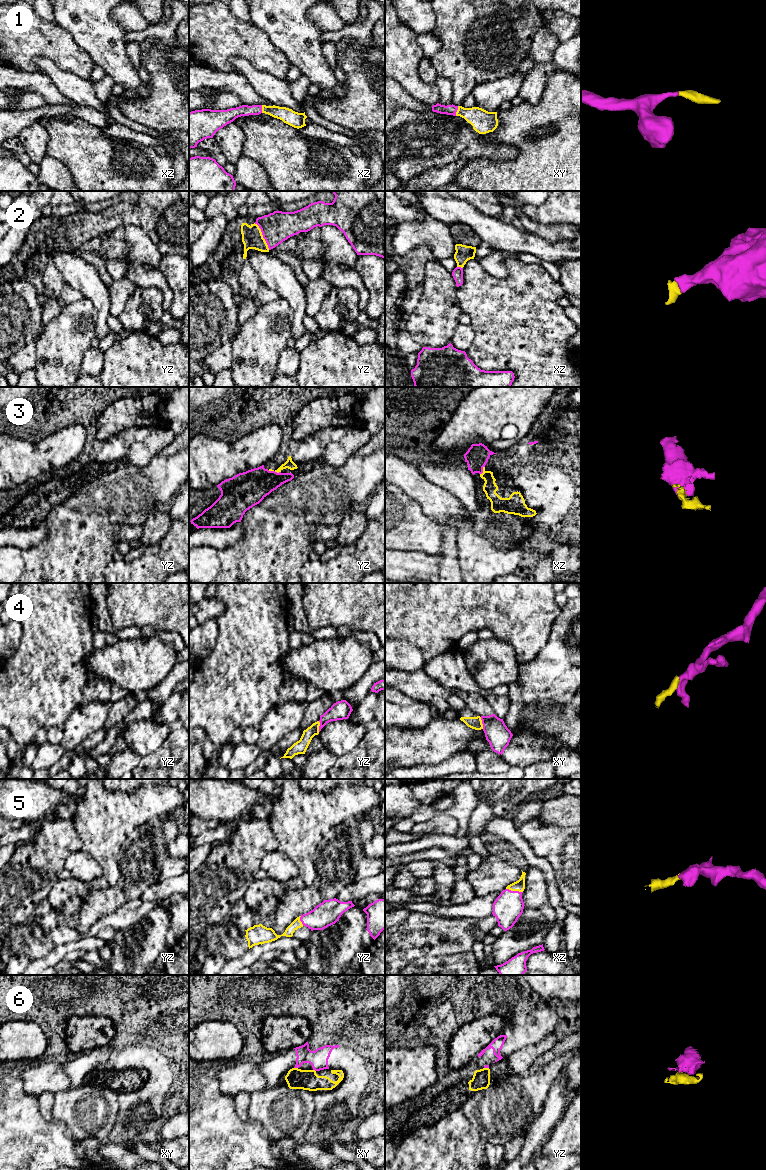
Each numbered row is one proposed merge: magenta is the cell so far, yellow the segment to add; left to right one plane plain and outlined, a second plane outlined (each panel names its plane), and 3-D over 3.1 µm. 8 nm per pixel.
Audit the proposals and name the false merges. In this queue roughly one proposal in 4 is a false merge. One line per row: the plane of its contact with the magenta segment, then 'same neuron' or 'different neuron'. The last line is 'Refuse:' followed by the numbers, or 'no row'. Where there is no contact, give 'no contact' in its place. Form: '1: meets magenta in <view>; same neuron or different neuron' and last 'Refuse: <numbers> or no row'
1: meets magenta in xy; same neuron
2: meets magenta in yz; same neuron
3: meets magenta in yz; same neuron
4: meets magenta in xy; different neuron
5: meets magenta in xz; same neuron
6: meets magenta in xy; different neuron
Refuse: 4, 6

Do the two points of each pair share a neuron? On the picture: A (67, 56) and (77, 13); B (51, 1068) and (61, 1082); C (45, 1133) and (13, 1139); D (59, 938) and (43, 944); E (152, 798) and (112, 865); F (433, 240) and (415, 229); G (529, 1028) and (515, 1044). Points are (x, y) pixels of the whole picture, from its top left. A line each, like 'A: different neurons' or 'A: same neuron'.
A: different neurons
B: same neuron
C: same neuron
D: same neuron
E: same neuron
F: same neuron
G: same neuron

